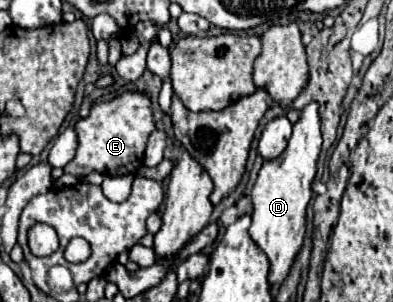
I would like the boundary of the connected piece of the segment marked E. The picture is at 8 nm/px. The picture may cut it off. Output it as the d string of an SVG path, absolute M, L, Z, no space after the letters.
M121 92L117 94L111 102L97 102L91 106L87 118L79 118L75 122L75 132L77 132L77 152L73 160L63 166L63 172L73 174L73 176L87 176L91 172L99 172L103 176L127 176L135 174L137 168L143 164L143 152L149 134L155 130L155 120L151 112L151 100L143 92Z

